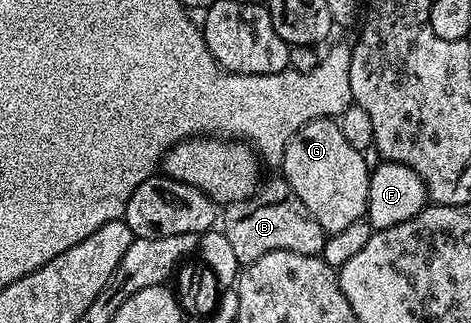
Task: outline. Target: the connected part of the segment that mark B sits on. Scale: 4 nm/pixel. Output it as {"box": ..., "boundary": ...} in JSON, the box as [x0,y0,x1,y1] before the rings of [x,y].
{"box":[221,176,329,264],"boundary":[[[275,176],[262,183],[259,189],[246,202],[237,202],[226,207],[221,214],[221,229],[229,240],[234,254],[240,264],[253,260],[261,260],[269,252],[297,252],[298,254],[322,255],[323,245],[329,242],[321,224],[313,220],[313,212],[305,208],[301,200],[289,188],[289,184],[282,177]]]}

